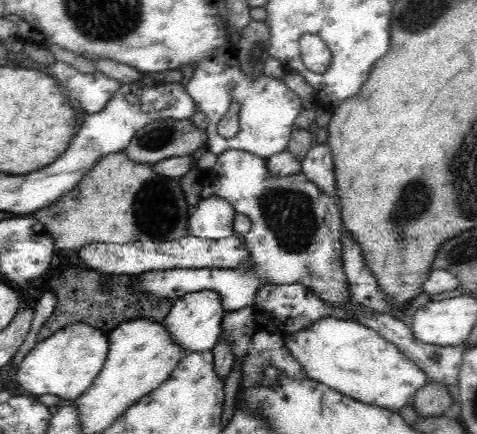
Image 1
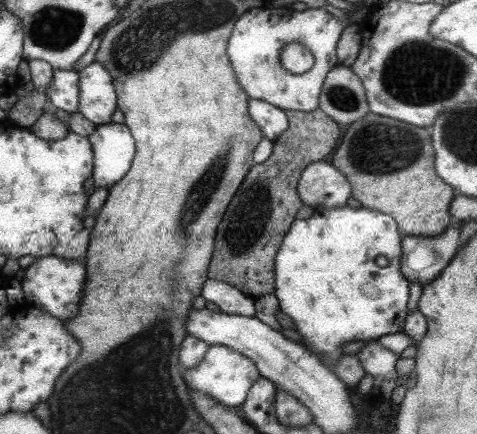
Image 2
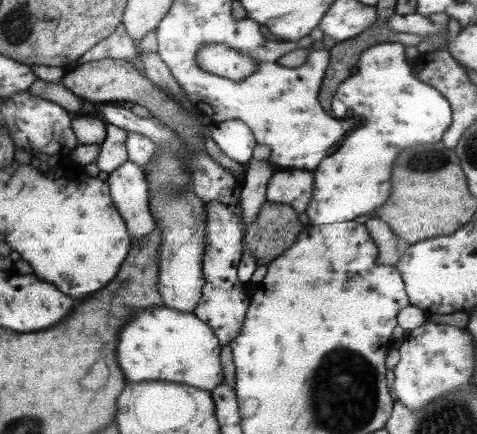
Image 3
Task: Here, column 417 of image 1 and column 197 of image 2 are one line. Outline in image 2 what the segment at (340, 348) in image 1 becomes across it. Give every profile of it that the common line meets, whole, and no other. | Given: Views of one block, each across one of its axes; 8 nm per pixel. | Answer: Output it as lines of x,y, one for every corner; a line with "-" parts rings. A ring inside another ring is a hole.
219,344
209,346
207,354
203,356
203,360
195,368
183,368
183,380
191,392
201,392
231,410
245,402
247,392
251,390
251,384
259,378
261,376
257,372
257,366
249,358
241,356
239,352
235,352
231,348
219,346

